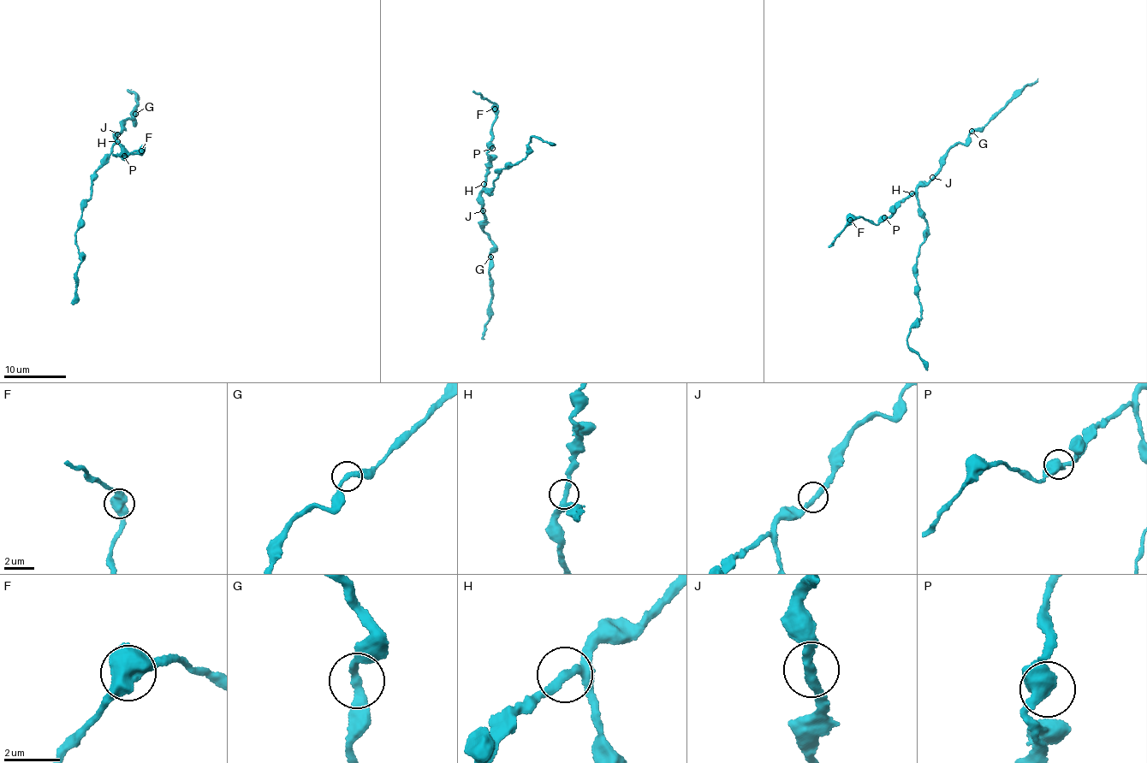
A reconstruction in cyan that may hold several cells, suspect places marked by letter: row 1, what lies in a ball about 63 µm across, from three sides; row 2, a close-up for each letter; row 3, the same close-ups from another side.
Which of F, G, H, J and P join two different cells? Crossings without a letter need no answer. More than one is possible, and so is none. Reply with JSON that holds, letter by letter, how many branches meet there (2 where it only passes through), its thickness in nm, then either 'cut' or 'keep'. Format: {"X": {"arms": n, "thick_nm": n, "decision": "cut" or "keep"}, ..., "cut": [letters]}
{"F": {"arms": 3, "thick_nm": 500, "decision": "keep"}, "G": {"arms": 2, "thick_nm": 280, "decision": "keep"}, "H": {"arms": 3, "thick_nm": 220, "decision": "keep"}, "J": {"arms": 2, "thick_nm": 320, "decision": "keep"}, "P": {"arms": 2, "thick_nm": 480, "decision": "keep"}, "cut": []}

